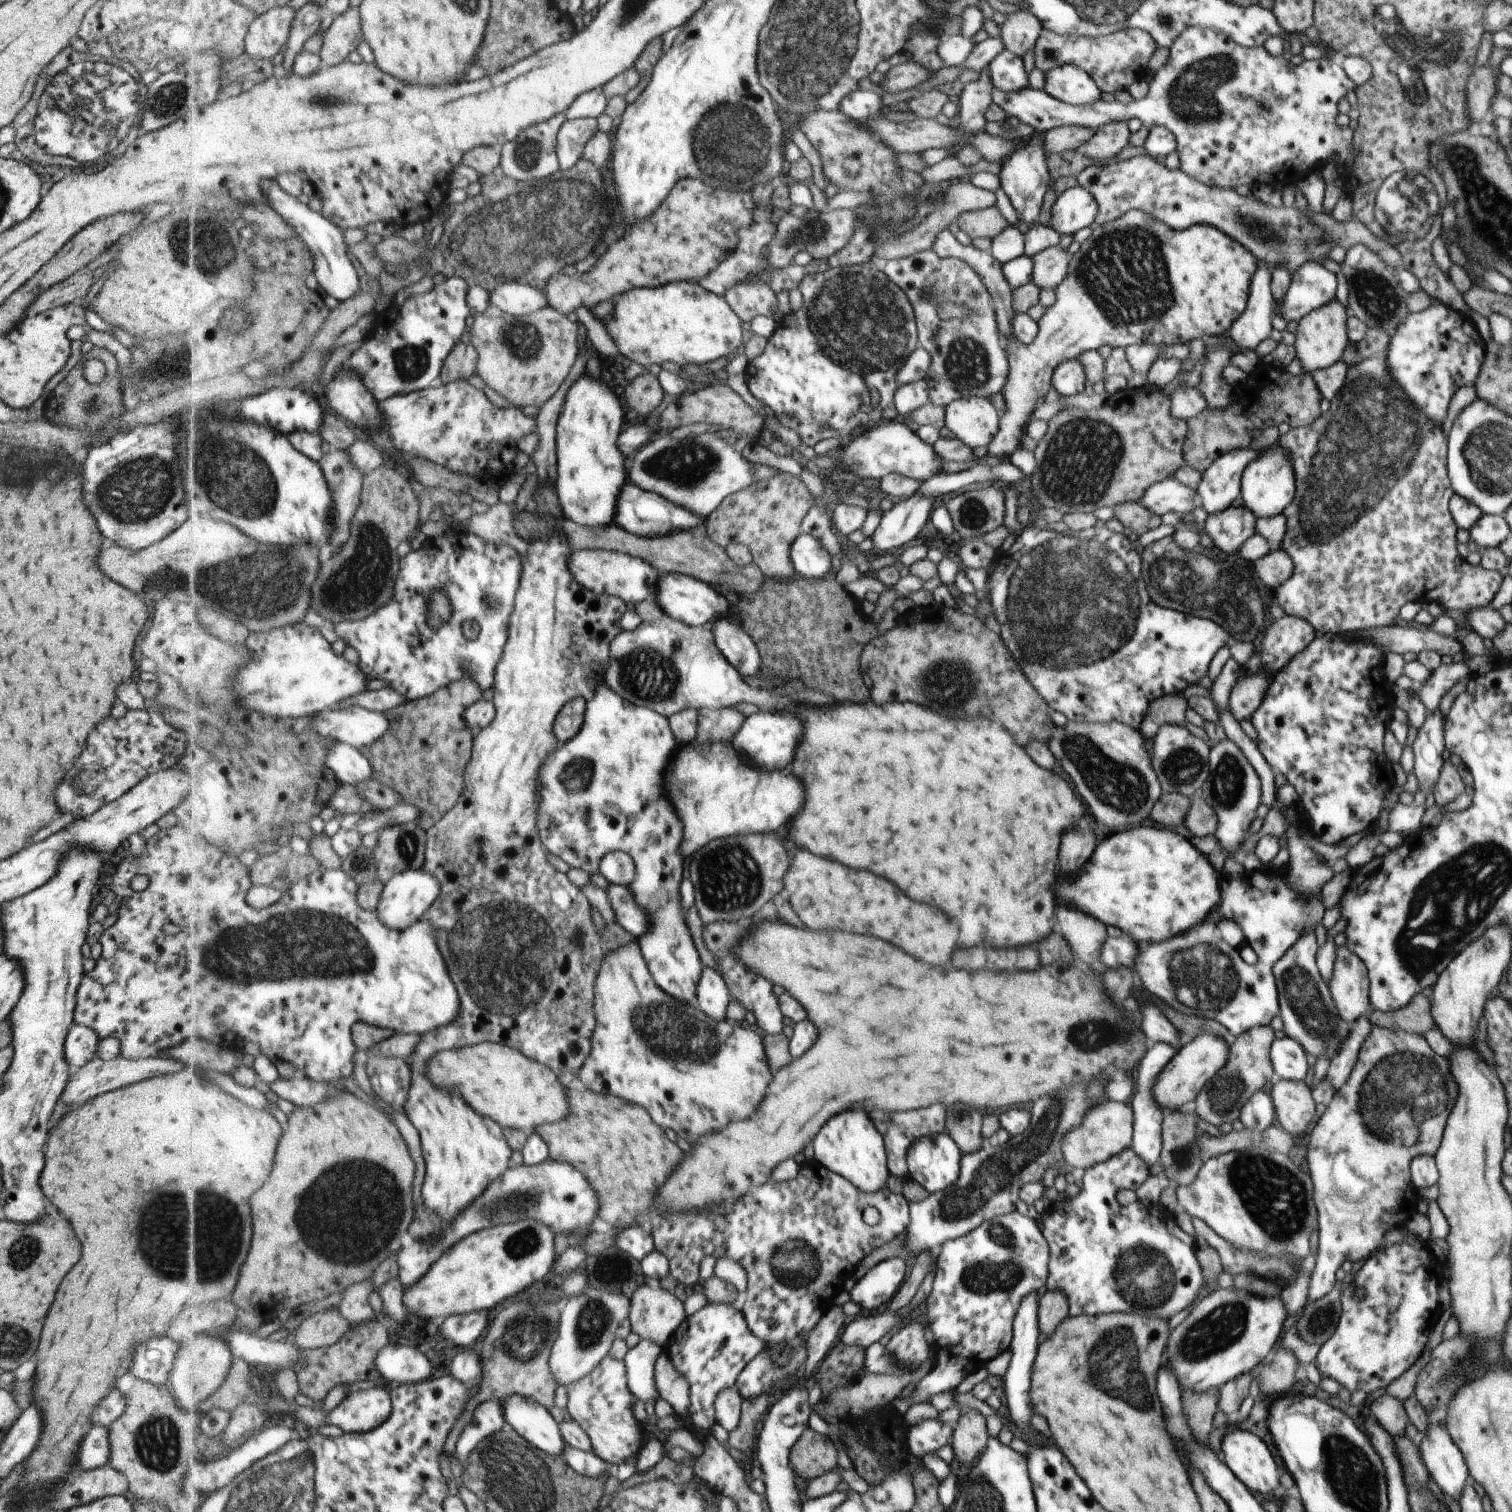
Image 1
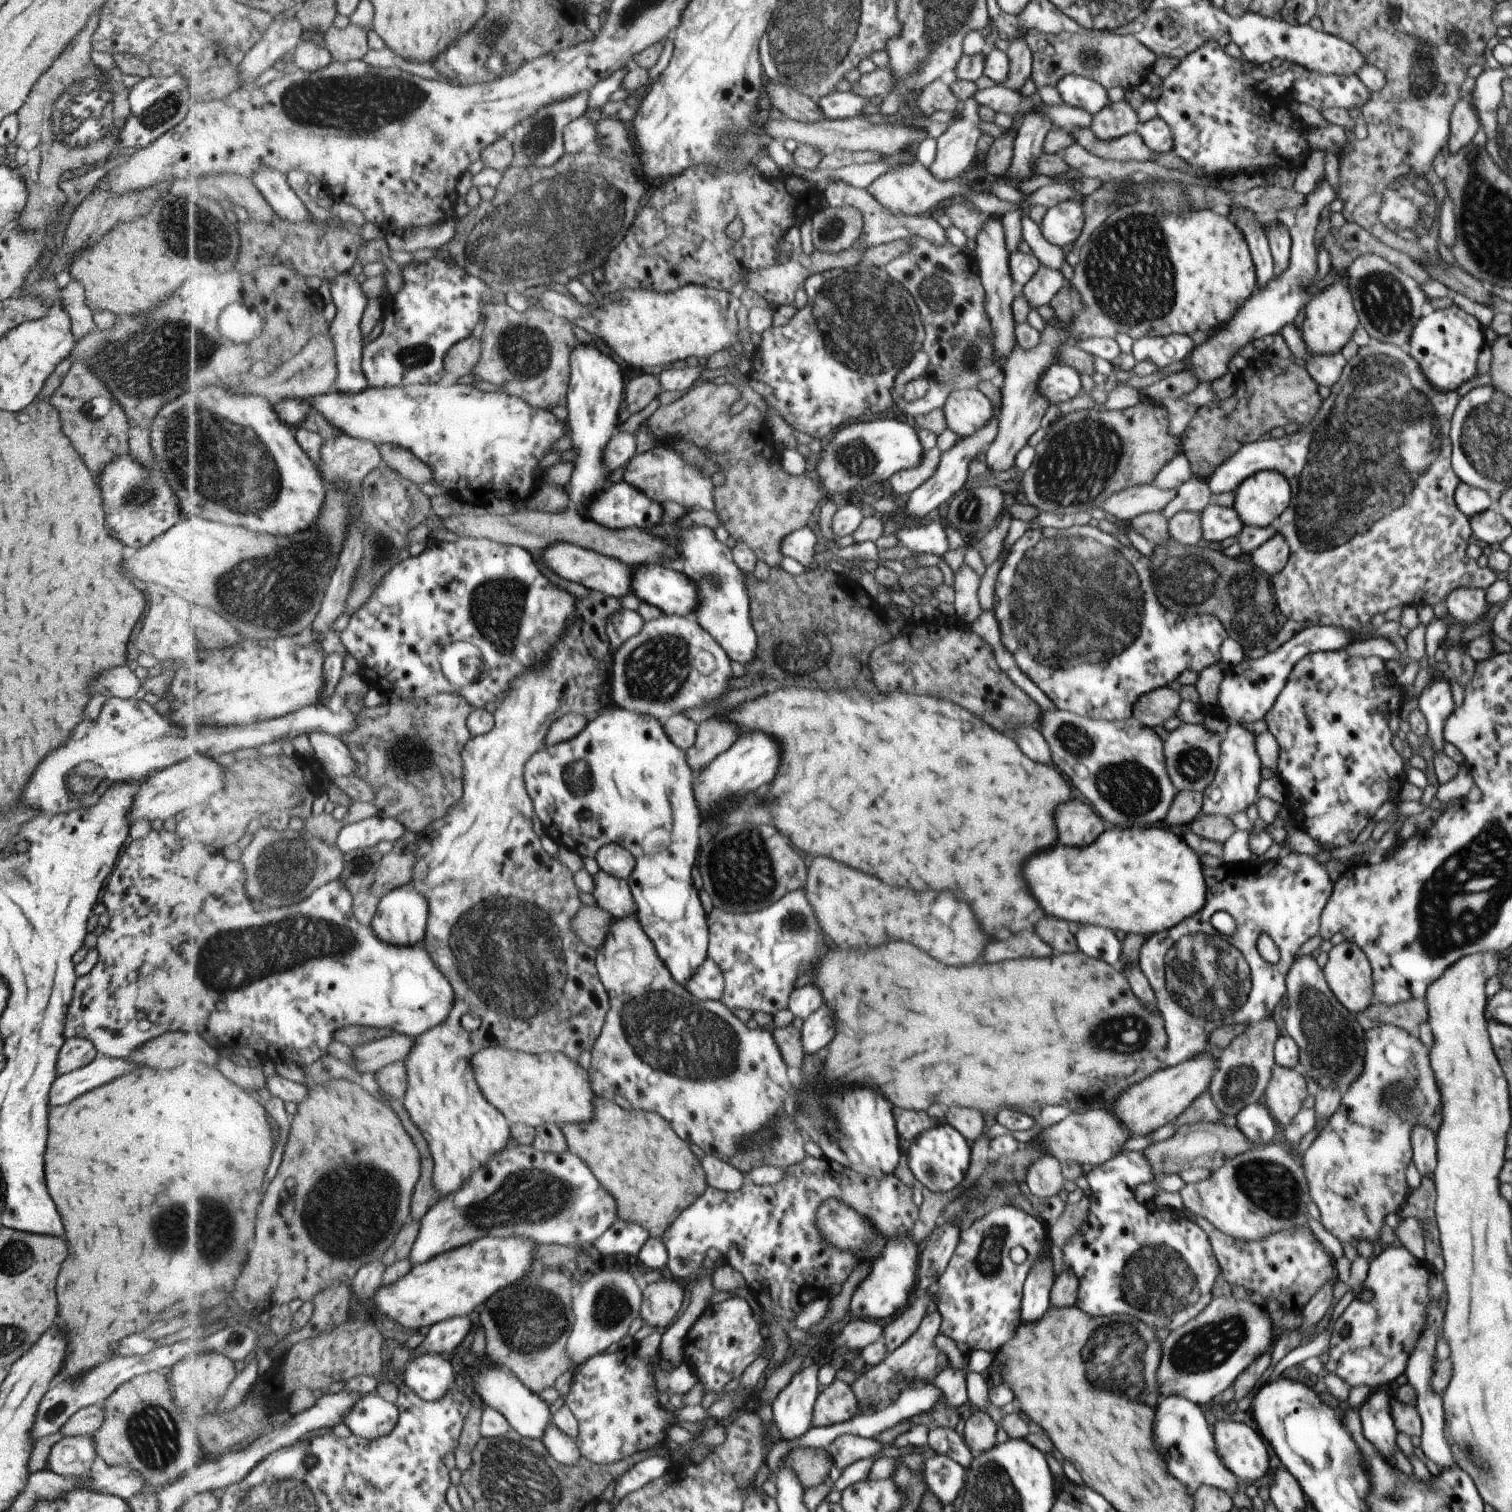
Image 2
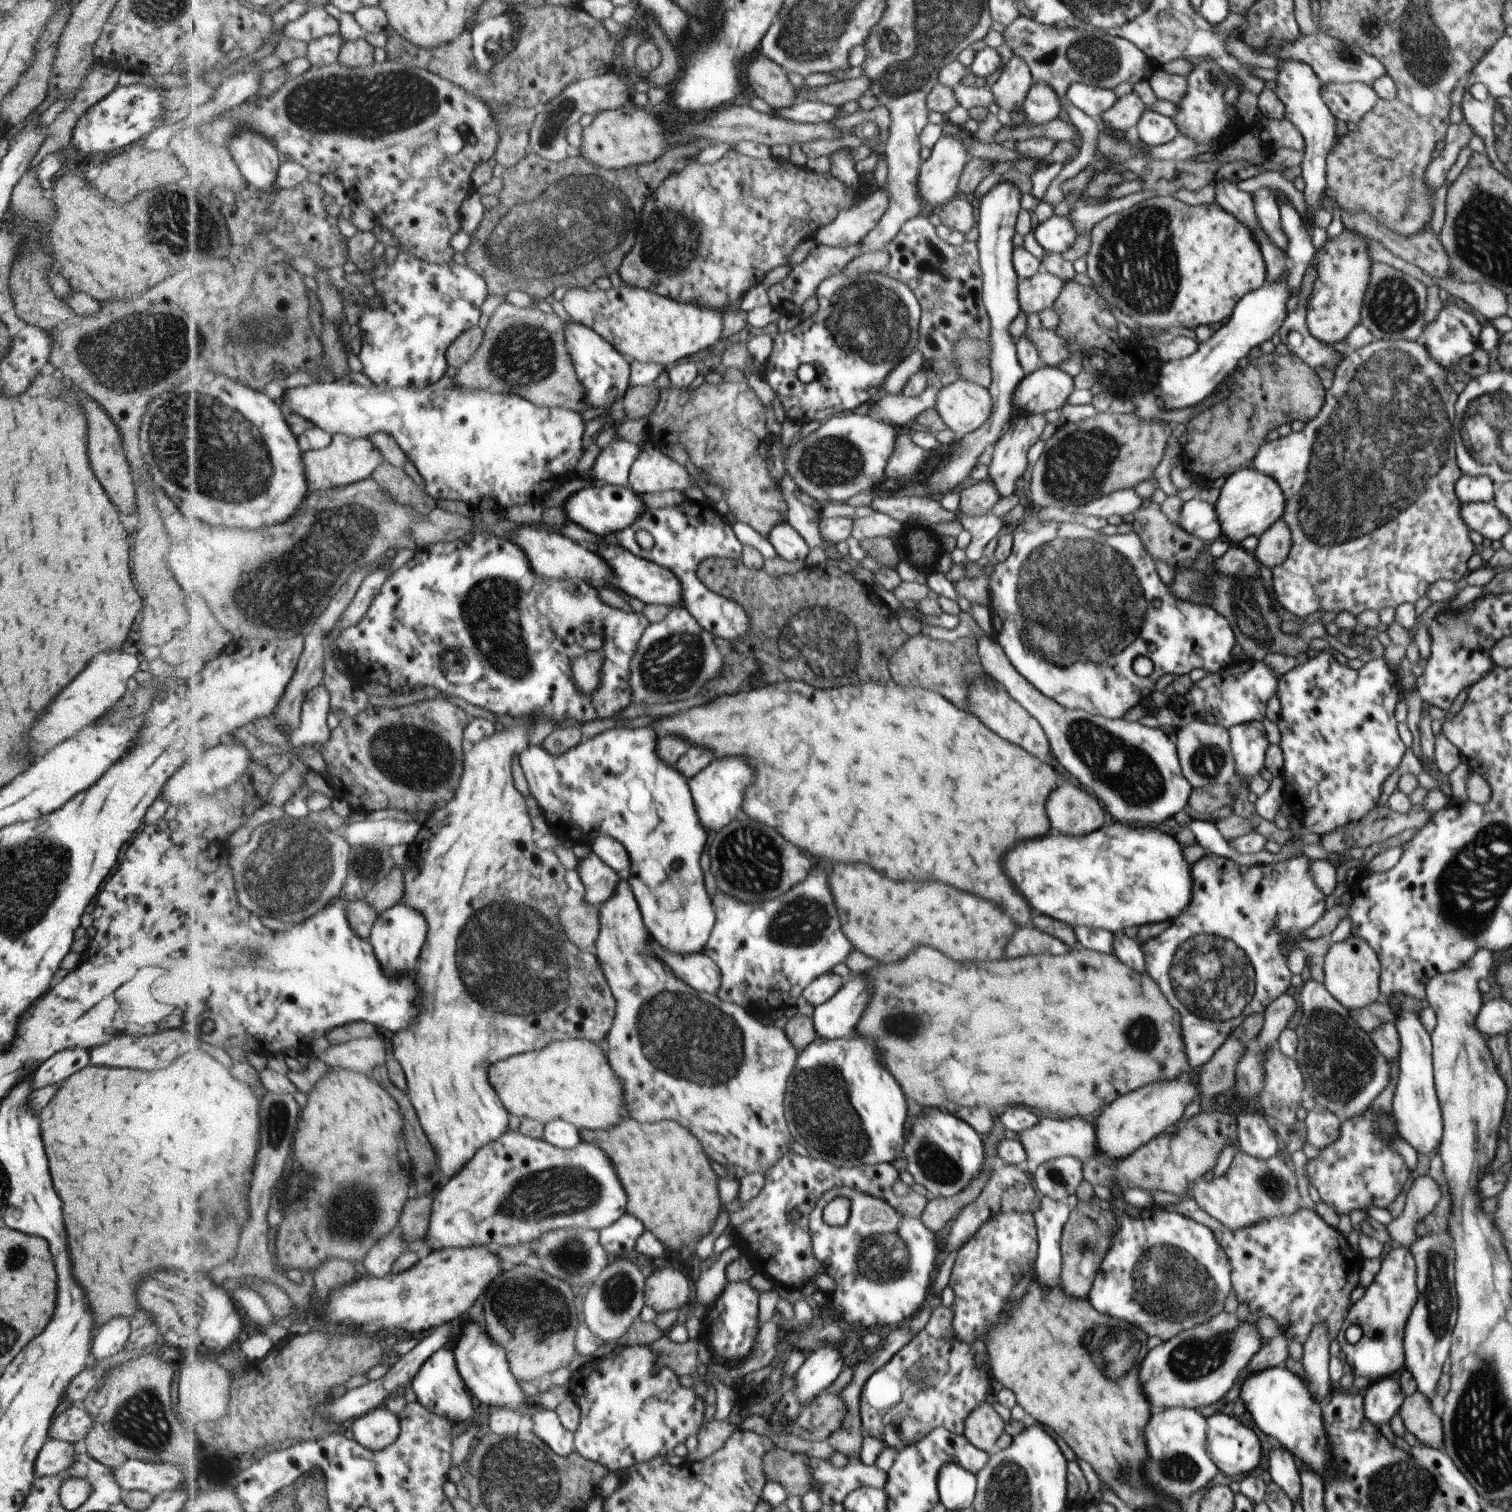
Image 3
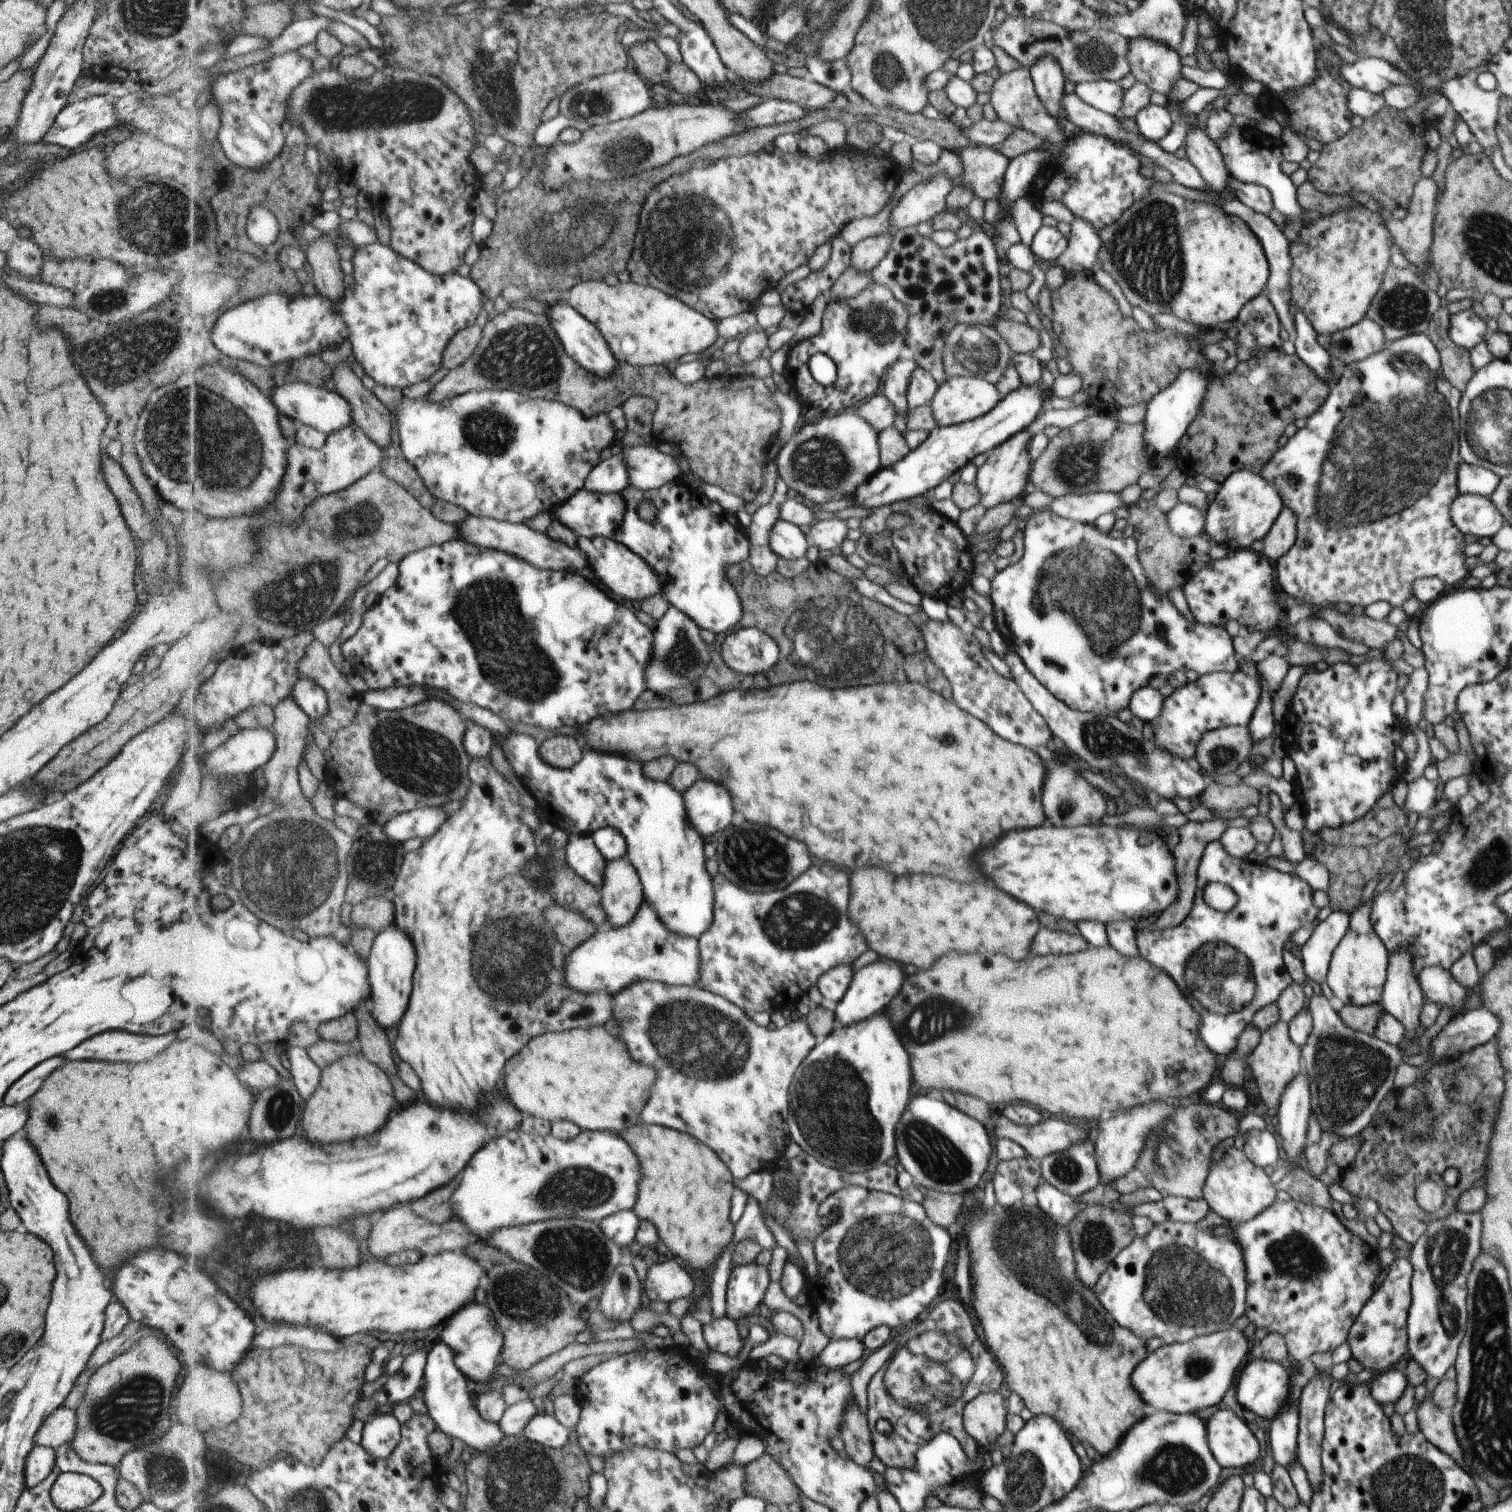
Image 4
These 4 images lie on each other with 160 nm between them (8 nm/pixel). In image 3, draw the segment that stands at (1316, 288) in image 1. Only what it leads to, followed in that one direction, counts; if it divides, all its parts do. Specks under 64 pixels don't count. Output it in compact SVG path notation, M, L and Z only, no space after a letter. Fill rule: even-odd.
M1280 59L1276 70L1278 75L1273 91L1284 103L1285 118L1300 131L1306 143L1300 166L1302 168L1301 176L1305 180L1304 213L1308 213L1310 216L1316 209L1322 208L1321 198L1326 197L1327 156L1334 148L1334 140L1338 137L1335 133L1335 124L1338 120L1323 99L1322 81L1308 63L1294 59ZM1287 274L1282 281L1274 284L1264 284L1263 287L1244 295L1235 307L1234 314L1230 319L1222 323L1215 334L1207 341L1199 344L1198 350L1190 356L1168 361L1164 363L1163 374L1160 375L1160 400L1164 402L1163 410L1176 410L1177 408L1195 407L1203 402L1209 395L1212 395L1216 387L1229 375L1235 374L1238 367L1238 360L1249 356L1250 350L1256 348L1265 340L1271 339L1276 332L1279 332L1284 319L1287 317L1286 300L1292 296L1287 285Z

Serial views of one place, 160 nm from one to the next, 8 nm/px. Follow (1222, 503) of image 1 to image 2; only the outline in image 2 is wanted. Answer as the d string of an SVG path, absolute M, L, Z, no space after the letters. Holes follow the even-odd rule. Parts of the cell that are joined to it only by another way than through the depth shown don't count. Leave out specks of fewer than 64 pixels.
M1373 339L1368 346L1360 348L1344 365L1340 378L1331 386L1330 395L1323 400L1312 422L1309 422L1305 427L1301 427L1295 433L1286 433L1281 438L1258 439L1254 443L1244 445L1236 454L1227 458L1214 471L1214 474L1206 480L1212 493L1232 492L1246 478L1264 470L1279 472L1290 481L1291 488L1294 490L1294 498L1287 510L1271 524L1275 532L1282 534L1286 539L1291 550L1288 564L1279 574L1270 578L1274 594L1276 594L1278 608L1286 618L1296 620L1301 624L1308 620L1308 622L1314 622L1315 625L1334 625L1335 627L1354 630L1365 624L1370 624L1370 619L1375 614L1384 614L1389 608L1396 608L1396 606L1434 606L1438 602L1445 601L1447 594L1455 588L1472 587L1486 591L1493 582L1501 577L1490 567L1478 568L1474 559L1468 558L1468 554L1466 554L1468 540L1472 538L1473 528L1470 518L1457 507L1455 501L1455 491L1458 490L1461 480L1459 476L1456 476L1452 464L1455 446L1451 439L1456 407L1459 406L1460 399L1463 398L1464 396L1460 396L1460 392L1456 390L1441 391L1433 387L1419 364L1408 354L1406 348ZM1380 496L1382 496L1384 508L1382 510L1368 510L1368 508L1380 504Z

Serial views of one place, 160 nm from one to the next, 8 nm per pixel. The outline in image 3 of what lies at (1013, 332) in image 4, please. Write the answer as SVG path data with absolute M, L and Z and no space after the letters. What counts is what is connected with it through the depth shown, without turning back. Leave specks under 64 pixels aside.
M1028 329L1025 332L1030 342L1036 347L1040 360L1050 367L1056 367L1066 360L1071 353L1067 350L1067 343L1055 331Z

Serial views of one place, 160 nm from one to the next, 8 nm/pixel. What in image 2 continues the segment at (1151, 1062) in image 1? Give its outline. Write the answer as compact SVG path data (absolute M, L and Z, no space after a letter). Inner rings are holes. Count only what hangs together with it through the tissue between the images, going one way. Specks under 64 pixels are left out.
M1290 853L1275 861L1256 864L1254 861L1245 863L1228 863L1206 868L1208 880L1208 904L1196 916L1184 920L1176 928L1169 928L1148 936L1141 946L1138 964L1149 980L1152 990L1156 992L1156 1004L1165 1020L1169 1042L1165 1056L1162 1058L1164 1066L1170 1067L1180 1062L1194 1059L1203 1055L1210 1047L1212 1032L1218 1031L1222 1025L1243 1024L1249 1026L1262 1019L1272 1016L1276 1004L1286 994L1284 978L1295 964L1298 948L1313 936L1320 934L1323 908L1331 898L1334 886L1328 876L1328 871L1322 868L1314 856L1306 853ZM1226 911L1233 916L1237 931L1232 936L1219 933L1210 919L1214 913ZM1260 934L1268 934L1278 947L1280 960L1276 964L1266 962L1256 949L1256 941ZM1164 992L1171 992L1166 996L1168 1002L1164 1004Z

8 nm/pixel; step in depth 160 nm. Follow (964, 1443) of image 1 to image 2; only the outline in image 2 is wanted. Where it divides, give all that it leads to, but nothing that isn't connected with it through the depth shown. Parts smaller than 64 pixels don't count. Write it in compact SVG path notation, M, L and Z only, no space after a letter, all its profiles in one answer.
M978 1408L970 1413L970 1417L964 1423L963 1439L974 1452L984 1452L997 1444L998 1430L999 1426L995 1420L985 1410Z

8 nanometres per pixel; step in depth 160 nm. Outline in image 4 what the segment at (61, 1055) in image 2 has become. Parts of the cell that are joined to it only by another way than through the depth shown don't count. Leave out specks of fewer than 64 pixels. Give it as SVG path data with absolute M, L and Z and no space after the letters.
M49 1058L26 1072L20 1080L16 1080L10 1086L9 1091L4 1096L3 1106L12 1106L12 1104L21 1104L28 1101L32 1094L42 1086L42 1082L52 1074L52 1070L58 1068L60 1064L62 1064L62 1058Z

